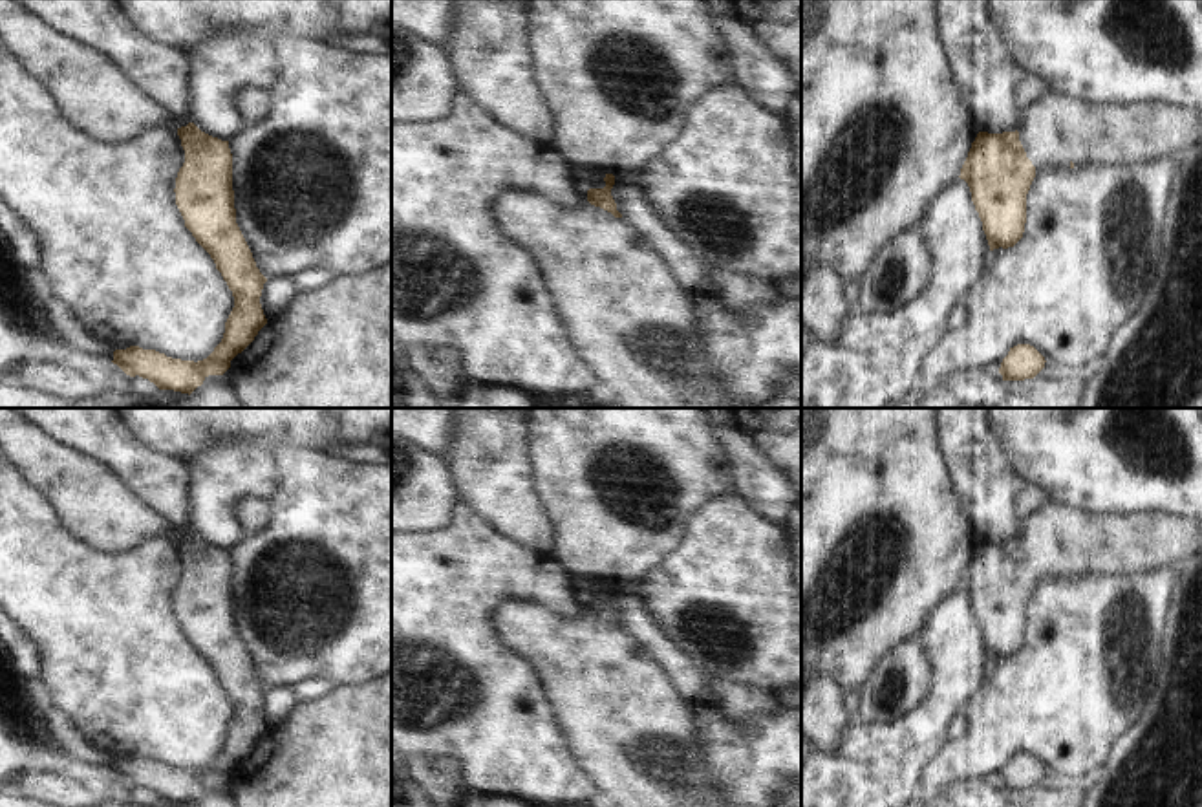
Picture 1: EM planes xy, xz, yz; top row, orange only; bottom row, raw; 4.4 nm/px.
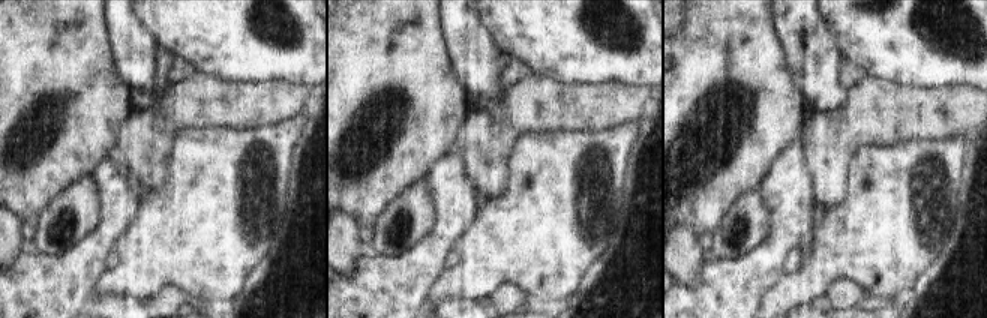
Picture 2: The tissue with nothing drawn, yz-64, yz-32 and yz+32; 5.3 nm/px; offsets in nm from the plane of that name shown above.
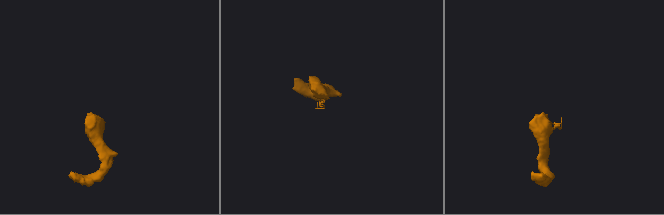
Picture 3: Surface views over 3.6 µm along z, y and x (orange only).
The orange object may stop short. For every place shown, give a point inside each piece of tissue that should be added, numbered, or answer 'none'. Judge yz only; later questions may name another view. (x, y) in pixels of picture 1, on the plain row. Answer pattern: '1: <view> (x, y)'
1: yz (1056, 540)

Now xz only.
1: xz (630, 732)

